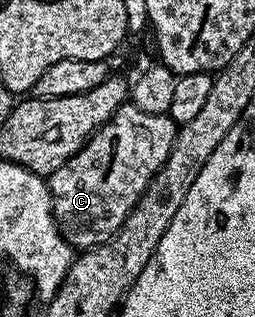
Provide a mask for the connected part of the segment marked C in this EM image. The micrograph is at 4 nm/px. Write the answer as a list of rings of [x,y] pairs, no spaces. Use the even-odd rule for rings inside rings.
[[[132,102],[124,103],[96,132],[88,139],[88,144],[74,157],[62,165],[53,175],[47,176],[46,182],[52,194],[52,208],[56,214],[56,224],[64,235],[66,242],[74,249],[97,247],[110,241],[118,233],[118,229],[126,221],[128,212],[138,205],[142,193],[150,185],[150,181],[162,169],[162,165],[170,157],[172,146],[176,140],[178,125],[169,115],[144,113]]]

